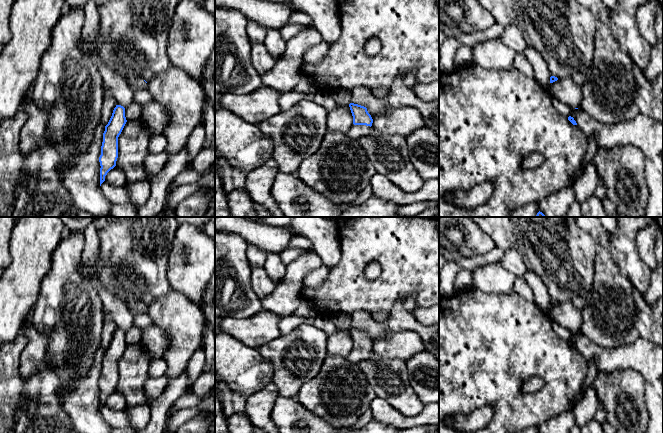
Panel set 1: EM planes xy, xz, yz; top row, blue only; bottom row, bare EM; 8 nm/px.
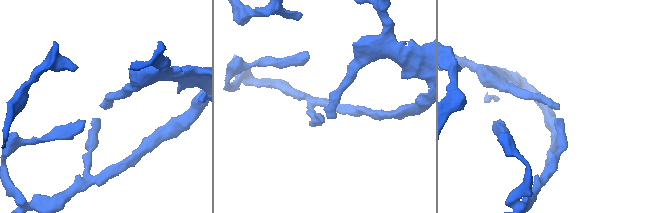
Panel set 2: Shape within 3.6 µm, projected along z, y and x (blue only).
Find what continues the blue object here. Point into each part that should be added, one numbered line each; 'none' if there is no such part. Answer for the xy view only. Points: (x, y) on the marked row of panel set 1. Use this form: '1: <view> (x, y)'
1: xy (135, 83)

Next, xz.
1: xz (356, 132)

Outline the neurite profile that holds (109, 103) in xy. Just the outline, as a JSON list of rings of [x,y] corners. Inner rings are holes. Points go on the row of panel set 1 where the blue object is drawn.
[[[104,91],[103,109],[101,112],[101,122],[104,125],[108,124],[116,105],[117,105],[117,103],[114,100],[114,98],[107,91]]]

